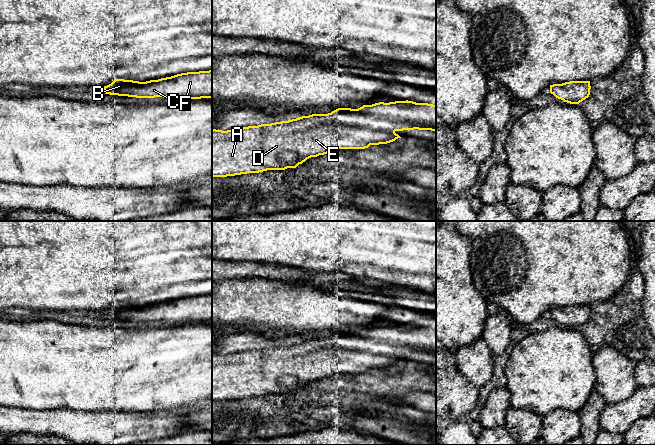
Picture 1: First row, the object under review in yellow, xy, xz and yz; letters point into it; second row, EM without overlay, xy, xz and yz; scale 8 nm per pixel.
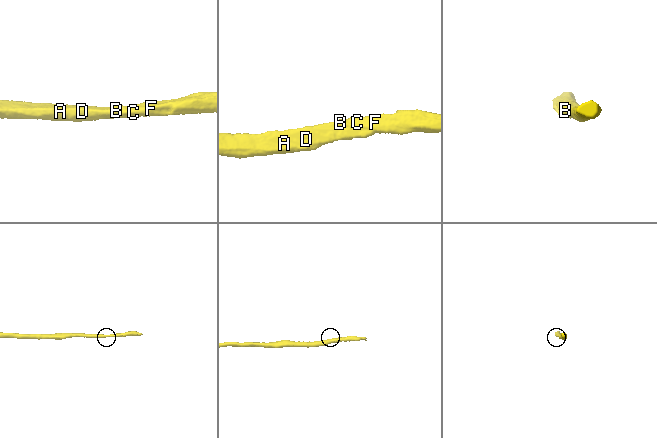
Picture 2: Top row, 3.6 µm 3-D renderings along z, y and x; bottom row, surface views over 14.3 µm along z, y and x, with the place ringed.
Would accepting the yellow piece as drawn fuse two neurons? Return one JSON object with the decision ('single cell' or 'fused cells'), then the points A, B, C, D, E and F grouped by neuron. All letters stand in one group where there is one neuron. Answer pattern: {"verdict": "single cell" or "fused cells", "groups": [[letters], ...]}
{"verdict": "single cell", "groups": [["A", "B", "C", "D", "E", "F"]]}

